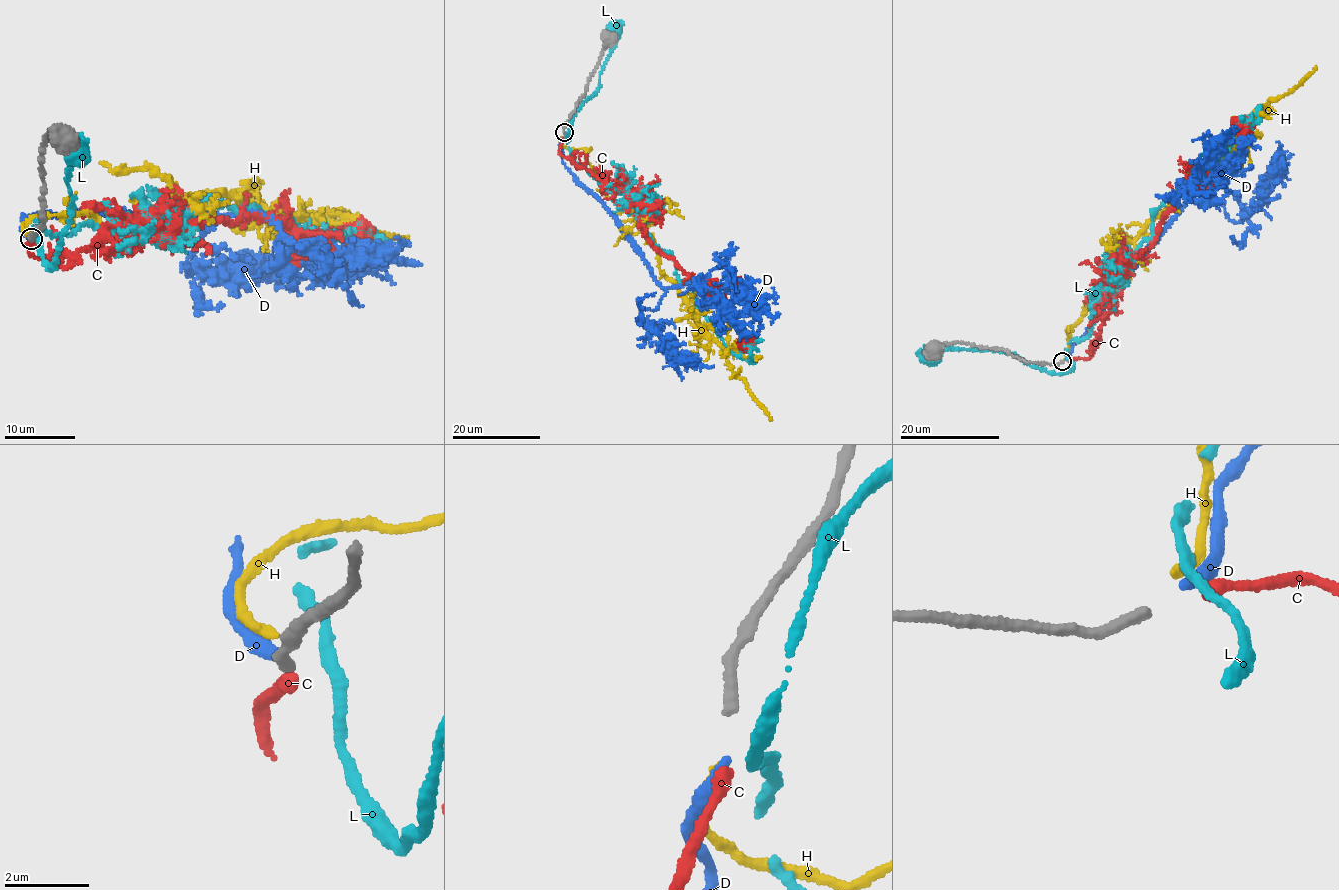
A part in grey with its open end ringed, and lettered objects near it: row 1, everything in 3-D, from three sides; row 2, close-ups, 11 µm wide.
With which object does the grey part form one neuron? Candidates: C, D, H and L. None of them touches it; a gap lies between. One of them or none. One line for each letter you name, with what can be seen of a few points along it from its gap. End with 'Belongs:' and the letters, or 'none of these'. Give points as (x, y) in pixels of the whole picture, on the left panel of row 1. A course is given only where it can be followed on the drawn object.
Belongs: none of these

